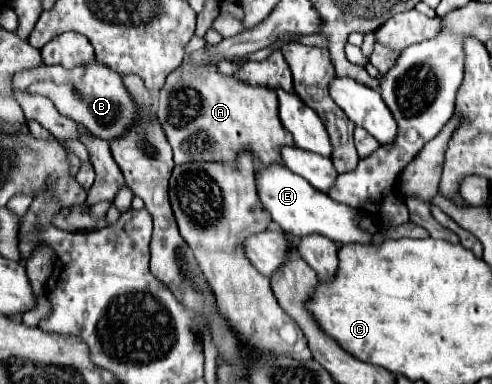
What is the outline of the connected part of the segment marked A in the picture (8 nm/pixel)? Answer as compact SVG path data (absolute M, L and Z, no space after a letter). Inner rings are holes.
M189 62L167 76L167 84L159 92L157 120L161 122L173 148L175 164L223 162L227 166L235 166L241 152L251 152L259 164L271 166L281 164L283 146L295 146L291 134L287 134L283 124L279 124L279 102L275 90L255 88L235 80L235 76L223 76L211 62Z

